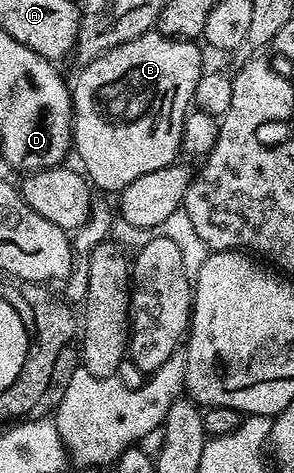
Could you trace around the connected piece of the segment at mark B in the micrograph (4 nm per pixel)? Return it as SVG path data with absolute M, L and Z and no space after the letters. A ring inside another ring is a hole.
M154 30L107 50L80 69L77 81L71 84L73 148L94 189L120 193L135 178L143 178L151 170L163 170L182 155L184 120L194 103L196 86L203 73L203 52L197 46L194 41L175 40Z

